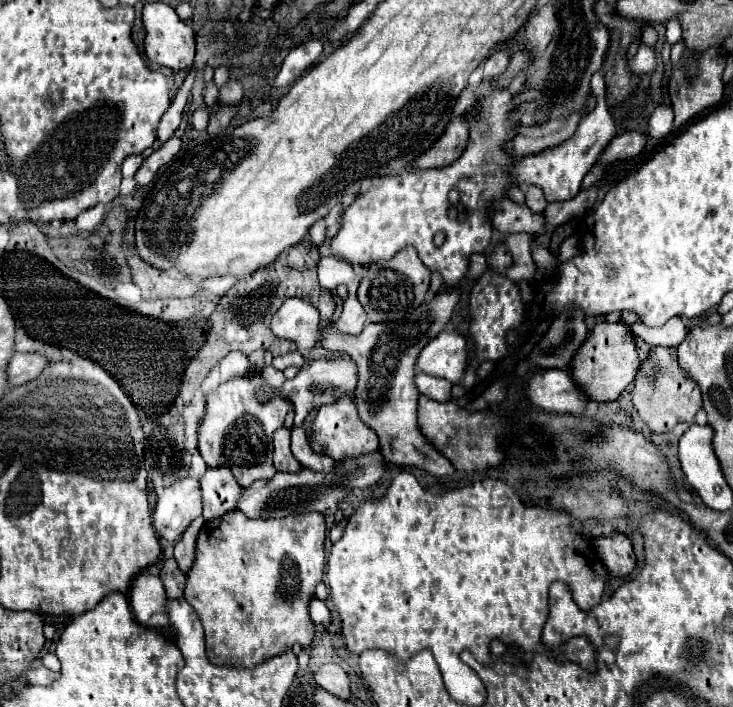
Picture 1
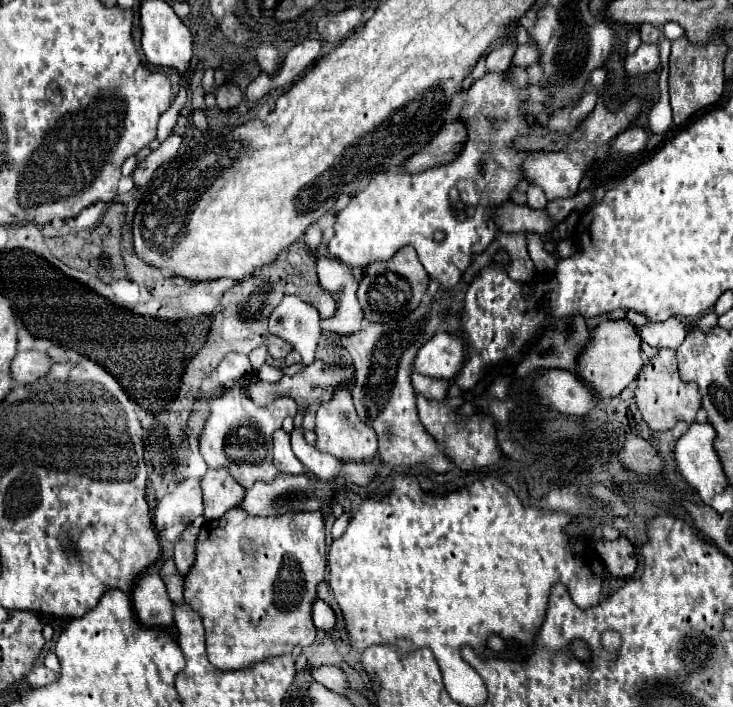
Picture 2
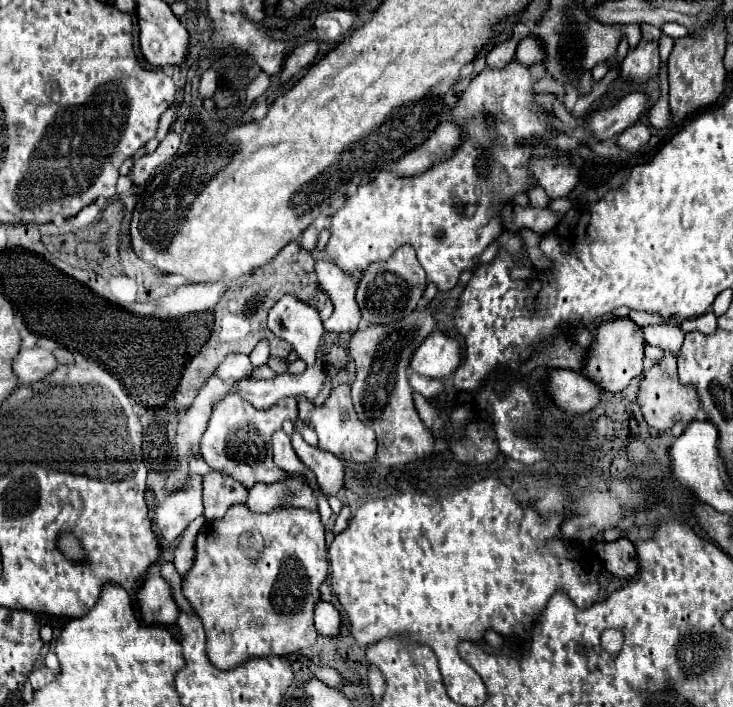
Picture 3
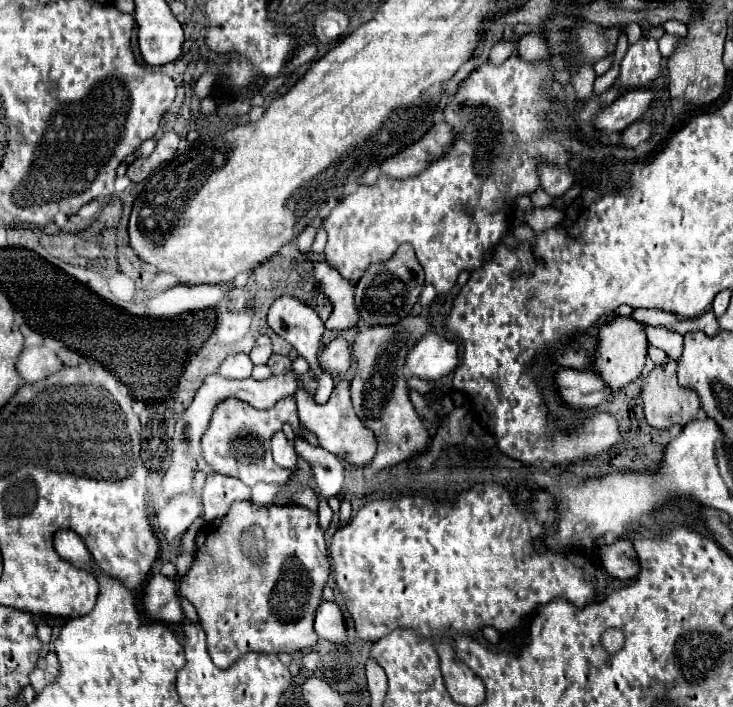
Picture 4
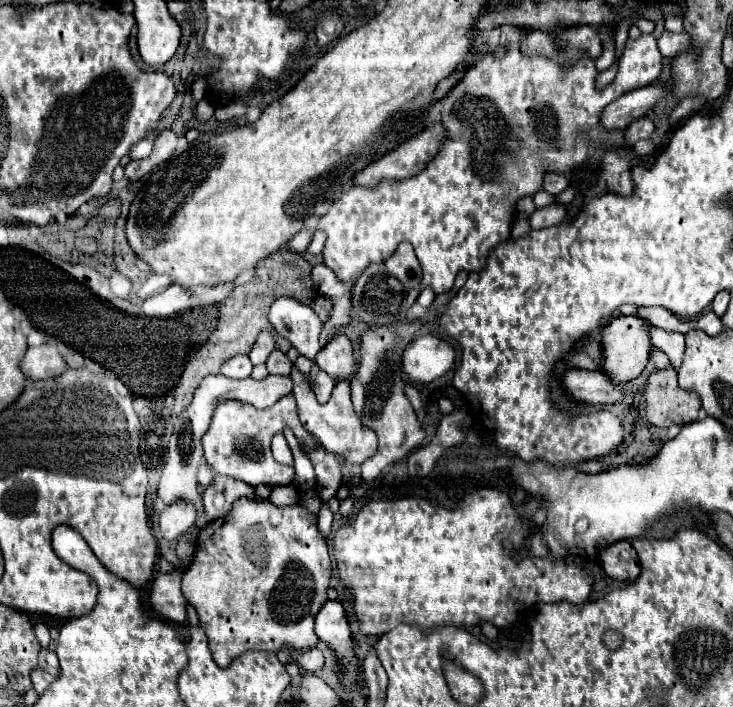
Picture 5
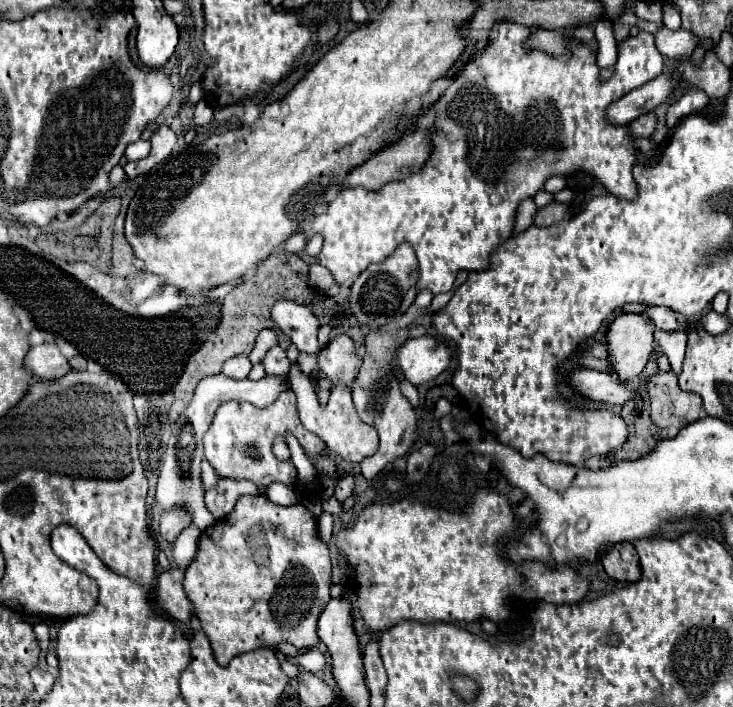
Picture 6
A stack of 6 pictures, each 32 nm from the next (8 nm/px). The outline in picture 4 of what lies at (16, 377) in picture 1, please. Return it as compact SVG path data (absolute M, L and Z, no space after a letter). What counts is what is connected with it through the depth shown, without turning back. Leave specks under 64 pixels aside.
M46 346L24 348L16 360L16 370L26 384L44 380L46 376L58 372L60 368L62 368L60 358L56 356L54 350L50 350Z

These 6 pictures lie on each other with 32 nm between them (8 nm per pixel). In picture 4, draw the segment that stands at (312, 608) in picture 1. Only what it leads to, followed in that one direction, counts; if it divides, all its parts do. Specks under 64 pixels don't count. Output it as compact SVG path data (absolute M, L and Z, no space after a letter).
M322 602L320 608L316 610L316 620L314 620L316 634L334 642L334 644L344 644L346 640L346 626L340 608L334 602Z

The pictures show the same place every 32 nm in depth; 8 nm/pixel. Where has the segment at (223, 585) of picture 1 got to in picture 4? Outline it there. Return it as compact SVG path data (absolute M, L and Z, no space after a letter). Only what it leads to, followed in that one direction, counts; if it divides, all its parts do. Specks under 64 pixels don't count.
M236 502L226 516L212 520L198 532L194 564L180 580L180 594L190 600L198 612L212 662L218 668L230 668L248 652L292 654L310 650L316 644L314 614L322 602L322 586L328 582L328 576L330 558L316 512L300 506L258 510L250 502Z

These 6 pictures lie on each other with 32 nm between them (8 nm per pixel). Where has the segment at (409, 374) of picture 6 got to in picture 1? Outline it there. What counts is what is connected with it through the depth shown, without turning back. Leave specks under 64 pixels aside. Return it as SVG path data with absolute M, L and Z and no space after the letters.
M440 332L418 358L418 370L460 384L470 364L466 338L458 332Z

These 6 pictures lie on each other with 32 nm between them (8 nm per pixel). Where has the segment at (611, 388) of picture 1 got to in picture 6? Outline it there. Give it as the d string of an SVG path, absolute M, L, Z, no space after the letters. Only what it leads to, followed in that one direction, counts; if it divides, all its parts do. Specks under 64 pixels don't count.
M620 314L606 332L608 360L620 380L636 378L654 352L654 324L642 314Z

